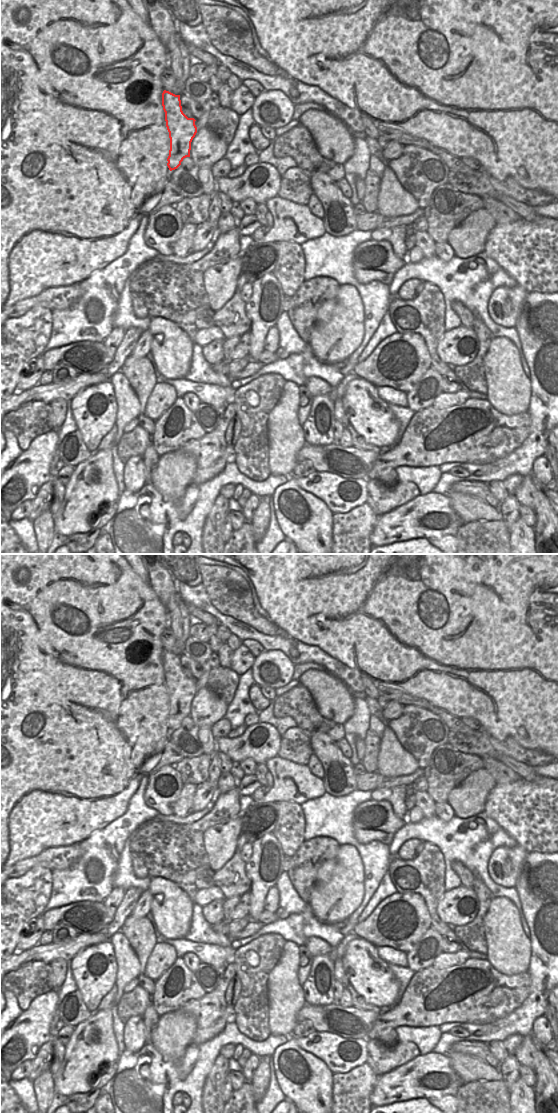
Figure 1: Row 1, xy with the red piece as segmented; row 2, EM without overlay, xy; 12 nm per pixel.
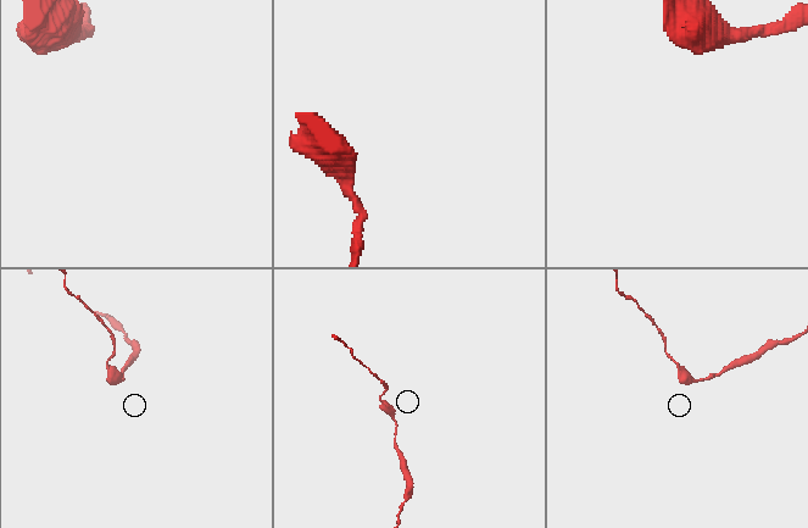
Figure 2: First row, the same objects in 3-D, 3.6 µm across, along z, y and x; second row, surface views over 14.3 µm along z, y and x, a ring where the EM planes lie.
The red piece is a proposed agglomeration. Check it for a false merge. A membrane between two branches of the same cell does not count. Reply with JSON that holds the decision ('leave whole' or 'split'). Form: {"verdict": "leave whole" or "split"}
{"verdict": "split"}

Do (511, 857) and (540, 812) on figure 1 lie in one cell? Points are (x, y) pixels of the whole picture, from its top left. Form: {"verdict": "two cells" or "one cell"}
{"verdict": "two cells"}

